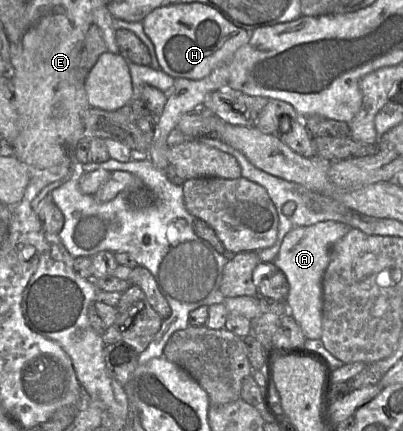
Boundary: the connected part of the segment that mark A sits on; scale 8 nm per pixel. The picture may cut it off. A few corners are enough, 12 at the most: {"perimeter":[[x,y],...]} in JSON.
{"perimeter":[[349,227],[292,229],[273,264],[306,339],[322,335],[323,274]]}

